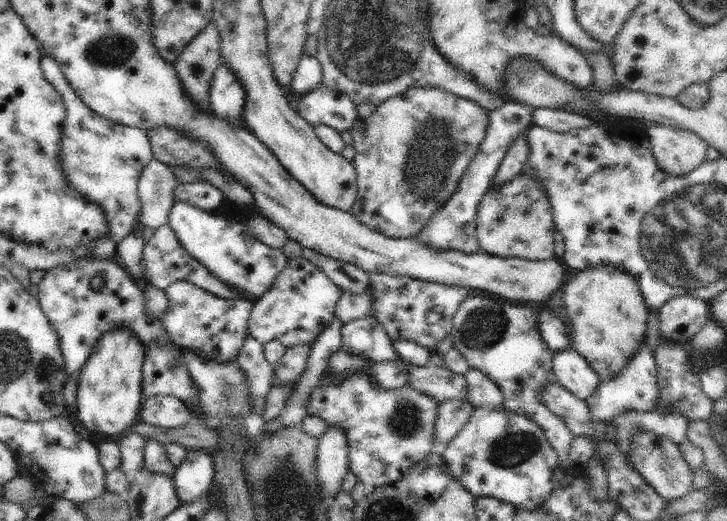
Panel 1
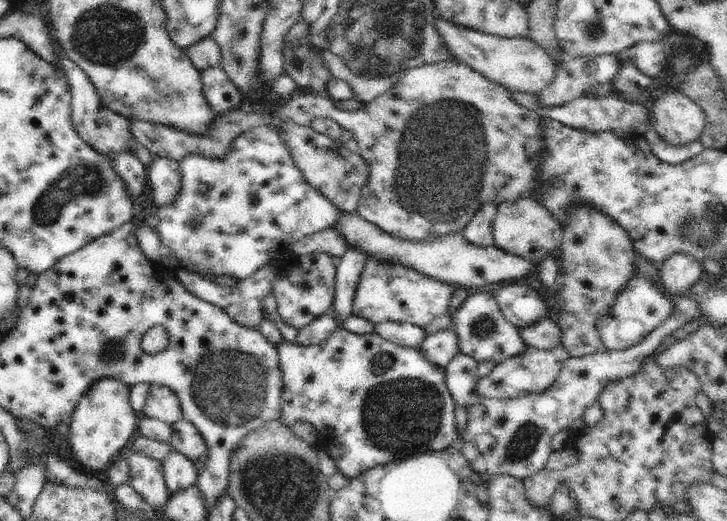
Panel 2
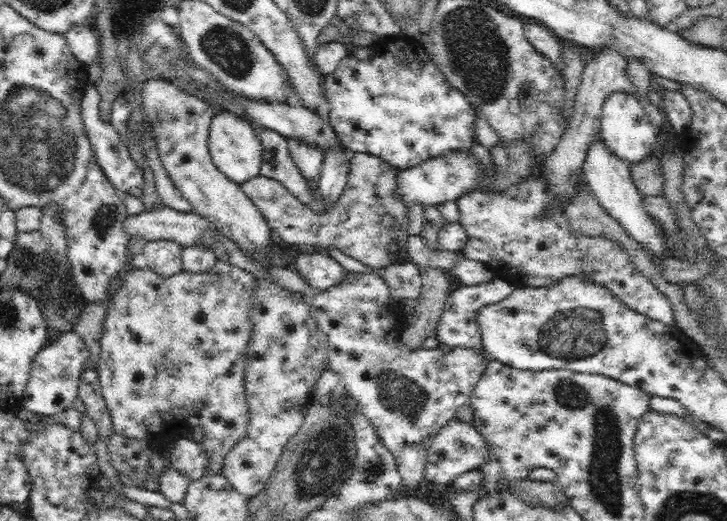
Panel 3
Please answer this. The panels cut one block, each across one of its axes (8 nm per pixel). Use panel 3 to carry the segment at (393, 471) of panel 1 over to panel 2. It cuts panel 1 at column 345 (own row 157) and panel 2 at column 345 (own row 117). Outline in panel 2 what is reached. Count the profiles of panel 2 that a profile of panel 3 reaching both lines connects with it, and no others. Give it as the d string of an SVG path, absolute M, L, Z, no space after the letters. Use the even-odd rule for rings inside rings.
M337 328L330 336L314 346L300 346L300 344L290 343L284 341L284 344L277 346L278 360L280 365L280 372L282 373L282 414L280 414L279 421L284 426L291 427L298 421L306 421L312 424L318 432L319 449L323 449L328 453L328 456L336 462L338 471L343 472L348 479L356 478L368 469L374 468L381 464L388 464L389 462L396 462L397 460L406 460L408 457L413 457L419 454L432 453L443 451L450 447L454 440L458 439L459 431L454 421L454 412L456 406L452 394L450 394L445 383L445 368L440 368L432 362L428 362L416 348L404 348L398 344L392 344L388 340L384 340L382 336L374 332L372 334L354 334L344 328Z

